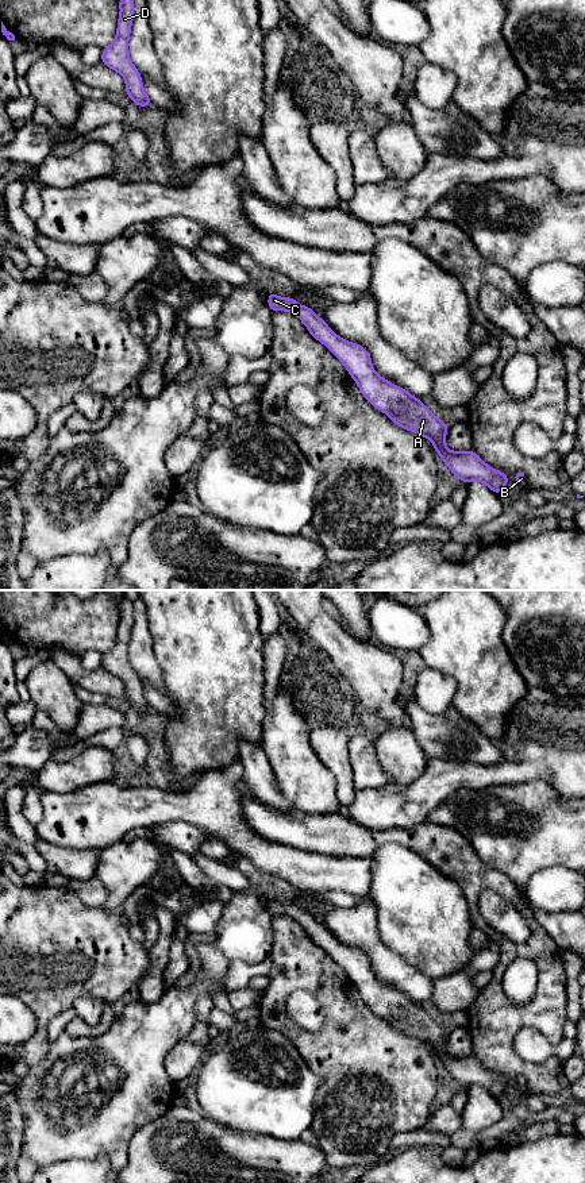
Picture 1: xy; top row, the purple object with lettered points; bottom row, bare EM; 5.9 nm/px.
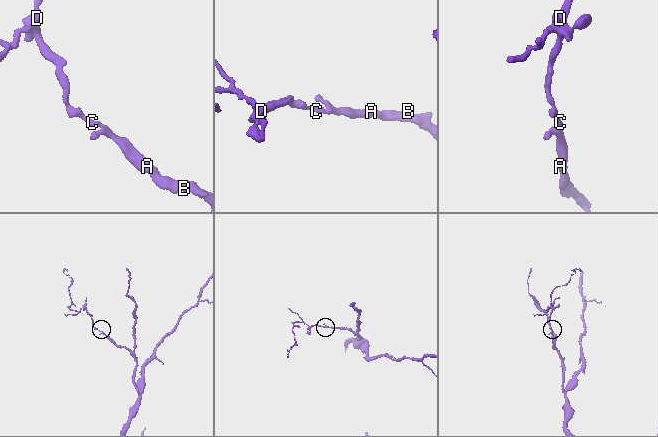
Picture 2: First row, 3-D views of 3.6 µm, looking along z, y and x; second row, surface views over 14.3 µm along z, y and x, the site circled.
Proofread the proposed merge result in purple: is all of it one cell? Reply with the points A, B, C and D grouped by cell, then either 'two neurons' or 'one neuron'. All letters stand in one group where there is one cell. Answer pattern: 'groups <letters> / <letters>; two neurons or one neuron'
groups A B C D; one neuron

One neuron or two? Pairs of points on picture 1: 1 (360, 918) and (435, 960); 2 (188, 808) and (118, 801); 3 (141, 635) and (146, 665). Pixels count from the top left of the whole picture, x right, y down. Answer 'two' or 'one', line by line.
1: two
2: one
3: one

